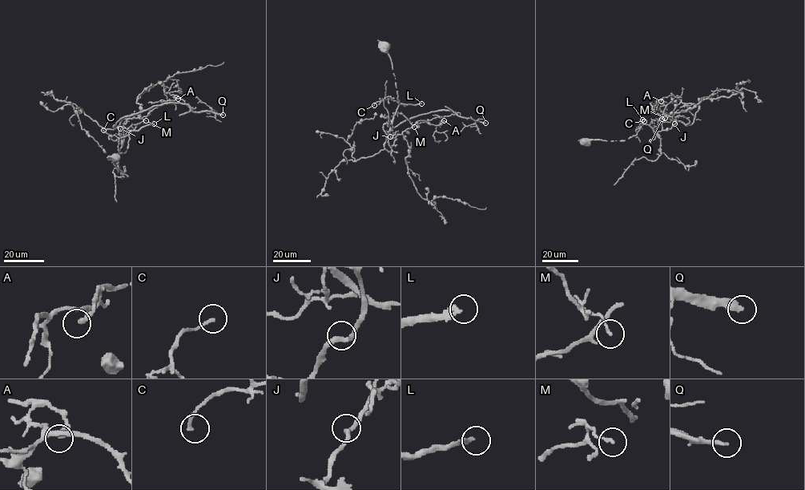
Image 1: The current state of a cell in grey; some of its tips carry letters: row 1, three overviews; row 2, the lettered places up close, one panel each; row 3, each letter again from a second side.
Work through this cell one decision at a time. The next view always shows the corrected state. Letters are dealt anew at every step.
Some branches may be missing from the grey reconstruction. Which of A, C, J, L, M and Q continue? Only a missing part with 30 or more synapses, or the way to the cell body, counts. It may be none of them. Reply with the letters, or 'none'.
L, Q

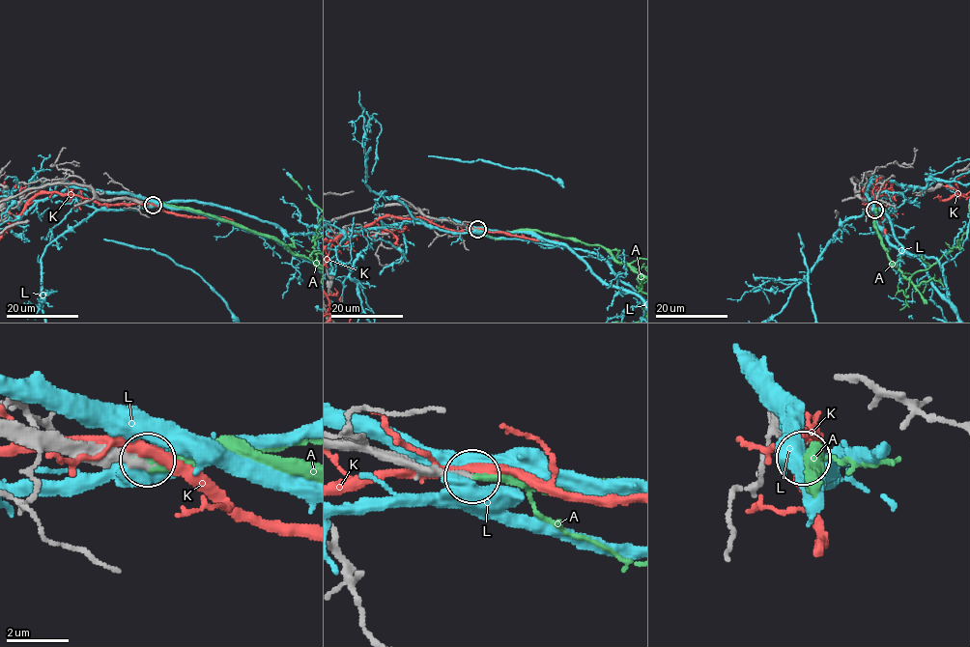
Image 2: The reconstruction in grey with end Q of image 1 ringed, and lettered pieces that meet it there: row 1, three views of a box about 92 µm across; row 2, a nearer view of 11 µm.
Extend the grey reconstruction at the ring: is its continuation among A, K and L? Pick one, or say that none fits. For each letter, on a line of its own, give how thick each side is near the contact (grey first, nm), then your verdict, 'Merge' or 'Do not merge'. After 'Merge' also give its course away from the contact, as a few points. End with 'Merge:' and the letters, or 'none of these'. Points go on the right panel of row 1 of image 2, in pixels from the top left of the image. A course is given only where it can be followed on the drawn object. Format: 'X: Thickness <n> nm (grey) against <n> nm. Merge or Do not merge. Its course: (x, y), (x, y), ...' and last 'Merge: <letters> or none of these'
A: Thickness 360 nm (grey) against 300 nm. Merge
K: Thickness 360 nm (grey) against 260 nm. Do not merge
L: Thickness 380 nm (grey) against 550 nm. Do not merge
Merge: A

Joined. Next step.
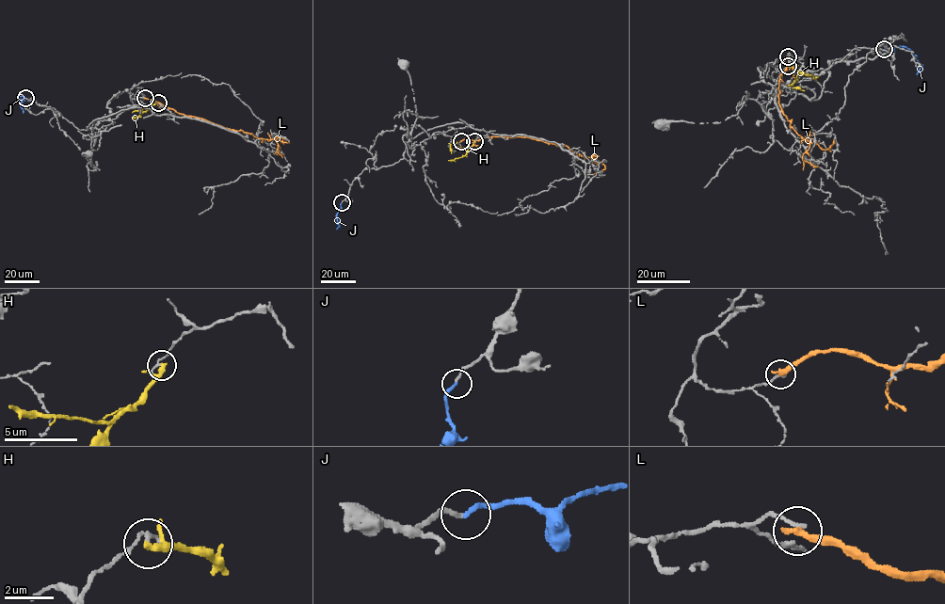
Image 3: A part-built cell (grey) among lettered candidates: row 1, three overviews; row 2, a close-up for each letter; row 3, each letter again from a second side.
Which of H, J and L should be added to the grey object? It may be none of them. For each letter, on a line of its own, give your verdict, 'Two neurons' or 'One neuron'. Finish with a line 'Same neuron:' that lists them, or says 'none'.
H: Two neurons
J: One neuron
L: Two neurons
Same neuron: J

